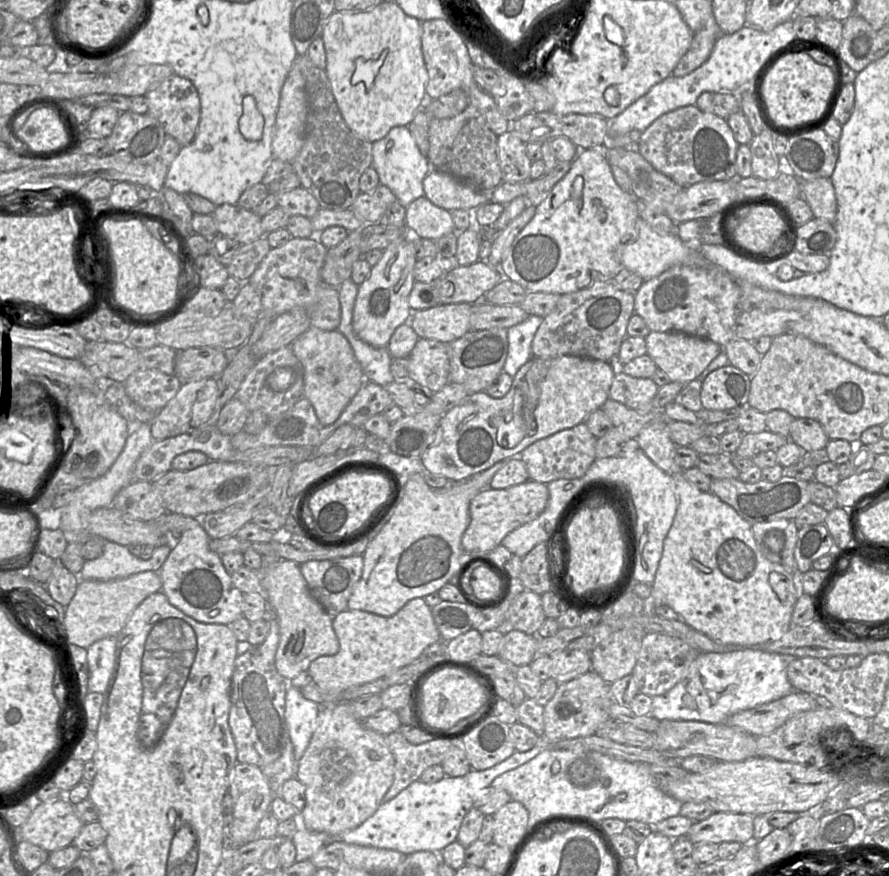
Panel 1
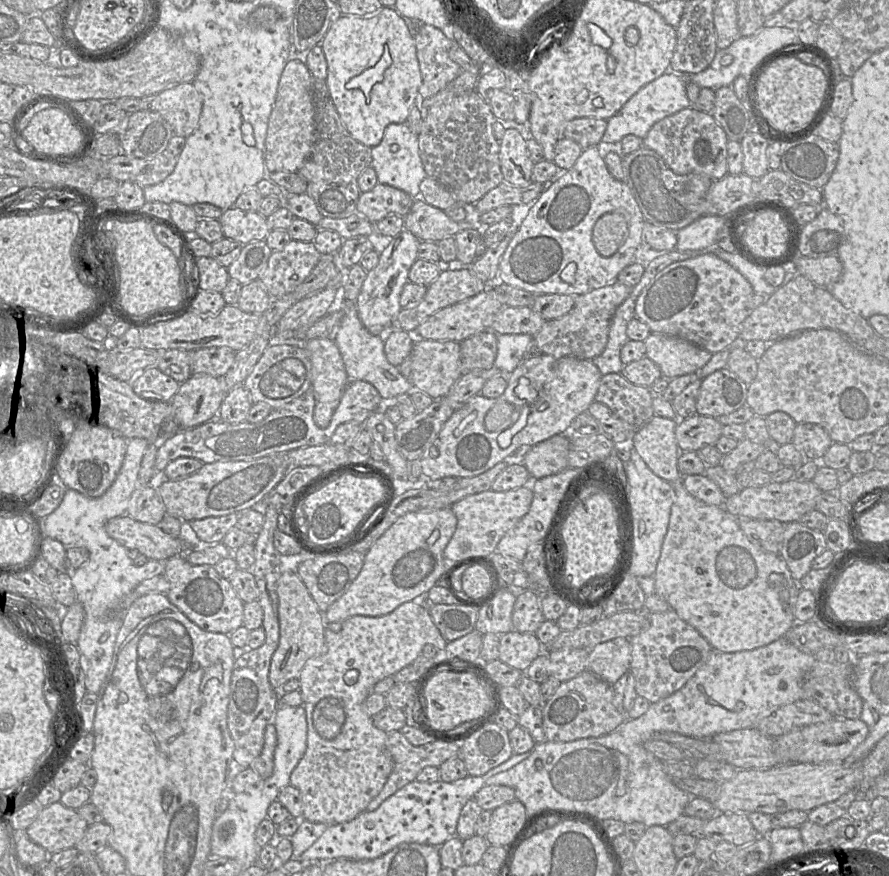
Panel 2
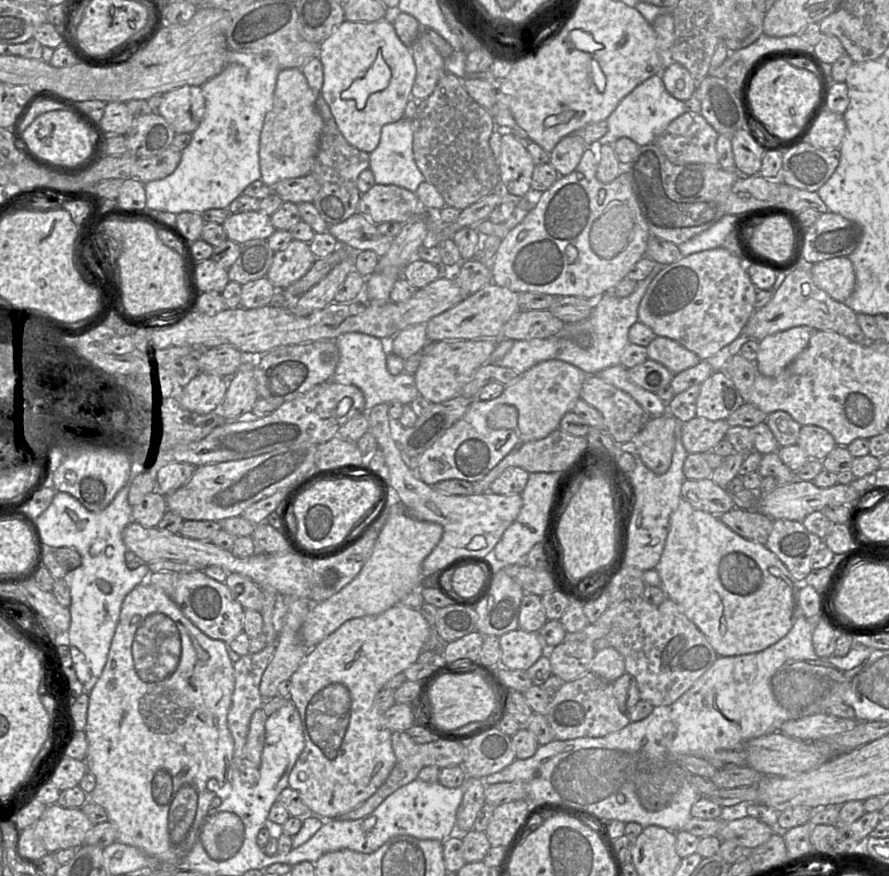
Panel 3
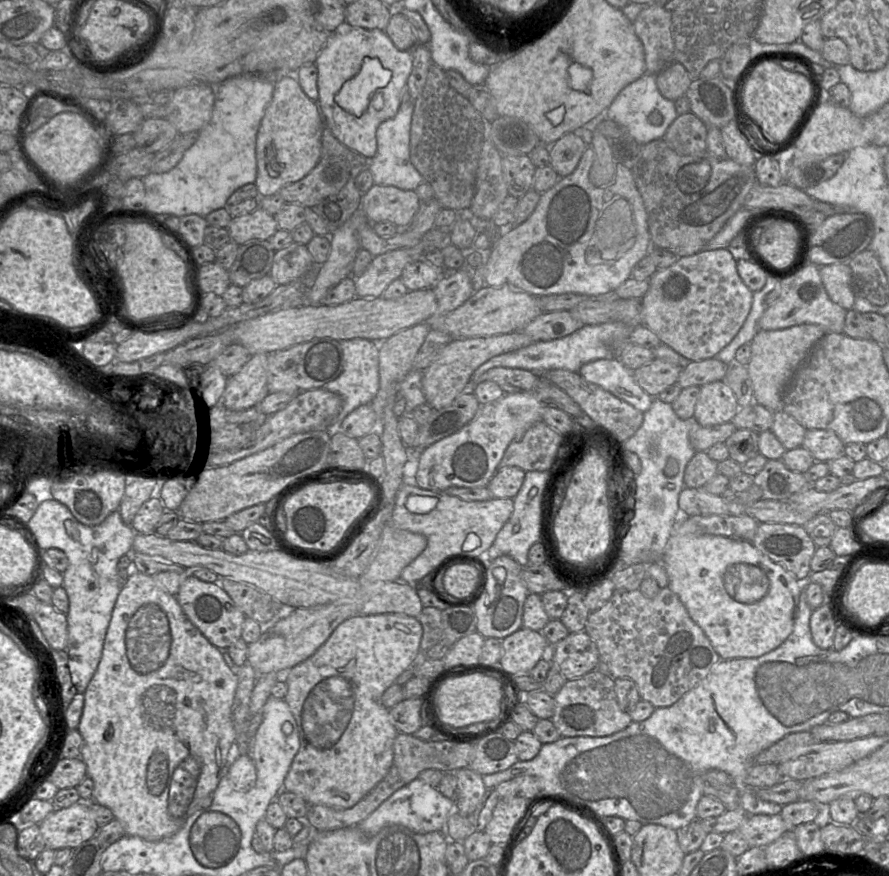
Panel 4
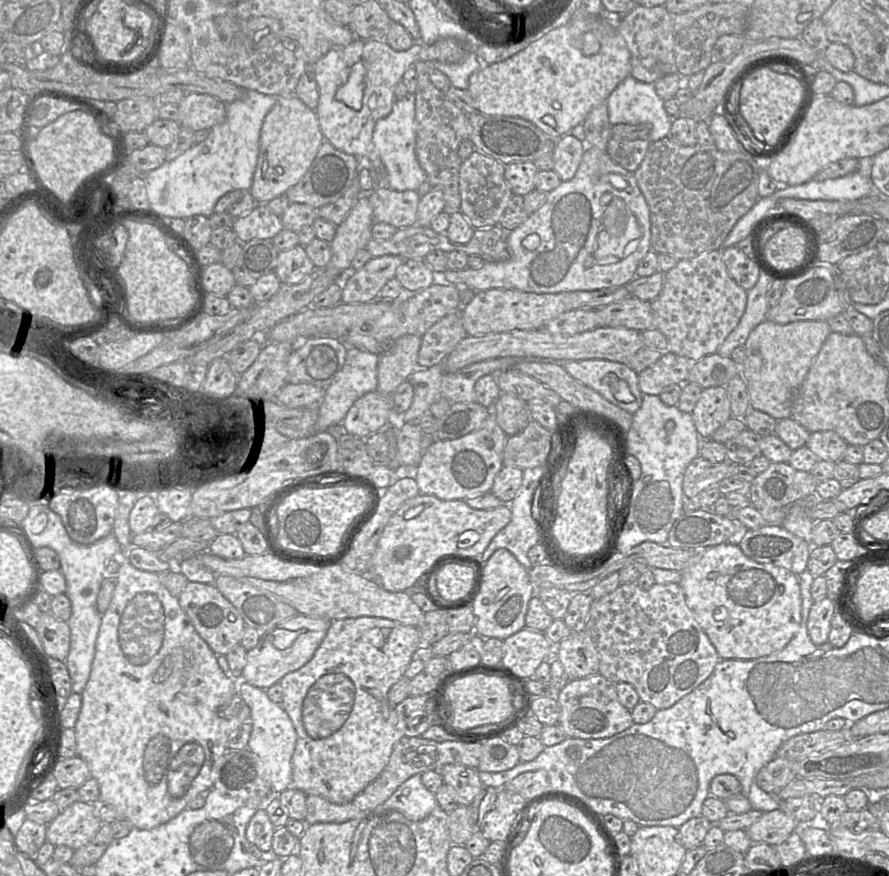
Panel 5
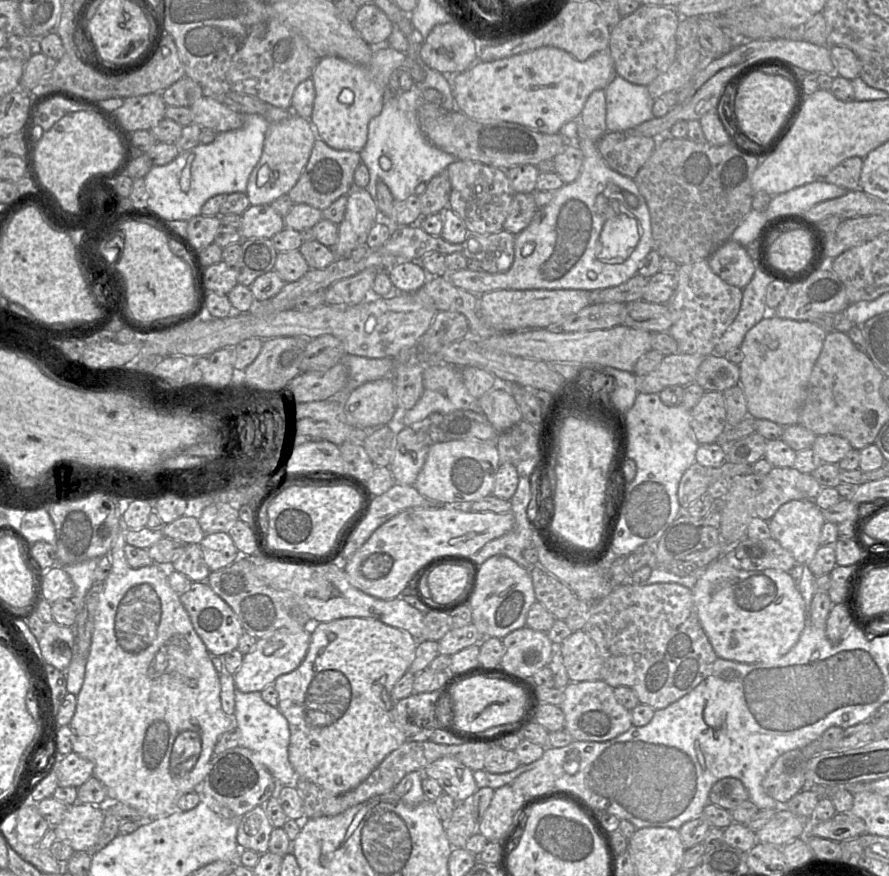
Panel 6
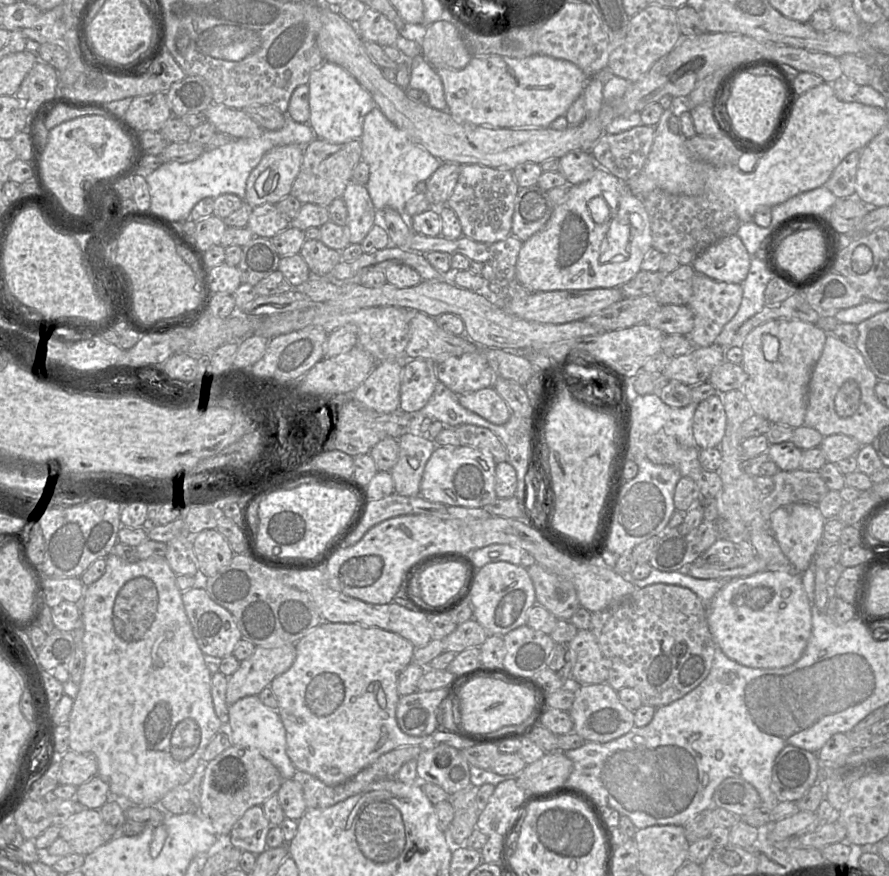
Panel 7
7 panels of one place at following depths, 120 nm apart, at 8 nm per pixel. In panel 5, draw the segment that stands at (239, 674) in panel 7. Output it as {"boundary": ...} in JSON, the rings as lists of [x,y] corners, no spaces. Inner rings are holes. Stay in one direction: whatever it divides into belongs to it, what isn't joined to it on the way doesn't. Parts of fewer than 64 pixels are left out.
{"boundary":[[[297,614],[265,632],[256,647],[247,651],[241,680],[255,687],[268,689],[288,673],[294,672],[311,660],[325,638],[332,621]]]}

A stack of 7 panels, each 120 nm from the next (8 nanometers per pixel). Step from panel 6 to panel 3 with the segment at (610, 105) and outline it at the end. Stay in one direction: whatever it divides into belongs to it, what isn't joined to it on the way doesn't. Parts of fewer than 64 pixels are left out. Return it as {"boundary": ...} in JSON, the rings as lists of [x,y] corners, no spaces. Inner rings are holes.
{"boundary":[[[655,74],[628,93],[606,119],[607,133],[599,139],[601,145],[613,145],[619,138],[629,138],[639,147],[654,143],[667,126],[686,112],[685,101],[674,98],[666,90],[661,74]]]}

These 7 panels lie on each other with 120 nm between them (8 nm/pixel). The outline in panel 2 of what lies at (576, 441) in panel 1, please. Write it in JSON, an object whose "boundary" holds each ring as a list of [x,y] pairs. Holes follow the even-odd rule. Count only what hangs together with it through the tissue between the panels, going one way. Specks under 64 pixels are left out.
{"boundary":[[[568,433],[554,435],[525,451],[523,464],[531,480],[557,474],[568,468]]]}

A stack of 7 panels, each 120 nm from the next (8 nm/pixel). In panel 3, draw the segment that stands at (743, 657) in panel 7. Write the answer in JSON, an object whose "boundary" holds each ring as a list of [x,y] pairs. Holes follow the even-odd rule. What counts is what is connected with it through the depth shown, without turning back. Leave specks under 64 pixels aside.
{"boundary":[[[681,499],[670,519],[670,529],[663,553],[655,568],[660,576],[661,588],[667,598],[675,601],[687,618],[706,636],[718,657],[741,656],[761,652],[780,641],[792,628],[799,616],[799,583],[793,578],[785,565],[765,545],[746,540],[723,524],[718,516],[695,509]]]}

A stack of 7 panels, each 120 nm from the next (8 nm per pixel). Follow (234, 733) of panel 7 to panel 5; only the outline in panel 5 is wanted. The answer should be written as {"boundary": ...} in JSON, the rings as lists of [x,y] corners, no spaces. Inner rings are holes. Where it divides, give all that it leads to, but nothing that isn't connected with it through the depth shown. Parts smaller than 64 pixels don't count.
{"boundary":[[[240,681],[238,693],[249,706],[250,719],[253,723],[247,747],[260,758],[271,795],[279,795],[292,785],[292,756],[297,738],[294,725],[283,707],[269,699],[266,690]]]}

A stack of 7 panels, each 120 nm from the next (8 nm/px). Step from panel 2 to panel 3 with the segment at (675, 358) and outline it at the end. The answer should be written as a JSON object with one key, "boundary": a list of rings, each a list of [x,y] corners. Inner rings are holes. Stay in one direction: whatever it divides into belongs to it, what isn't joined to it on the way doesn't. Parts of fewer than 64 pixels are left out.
{"boundary":[[[656,336],[646,347],[648,358],[661,363],[672,374],[697,365],[701,359],[674,340]]]}

